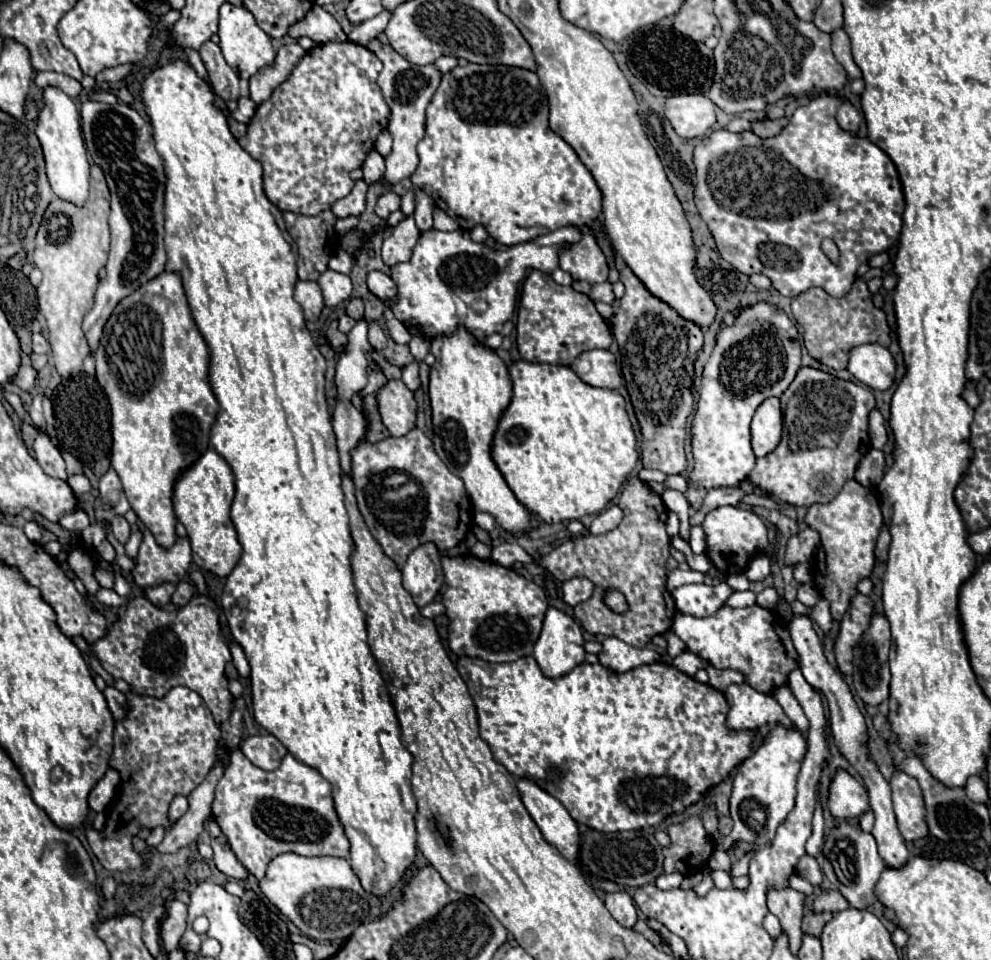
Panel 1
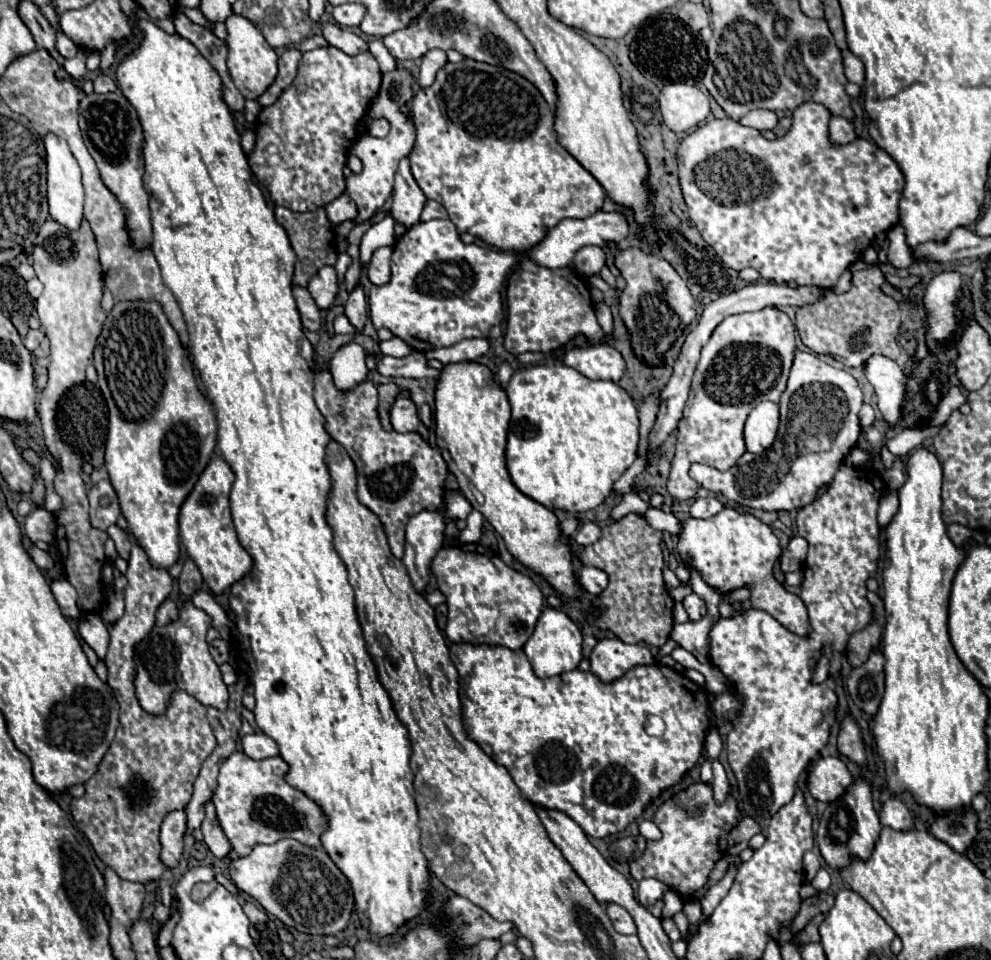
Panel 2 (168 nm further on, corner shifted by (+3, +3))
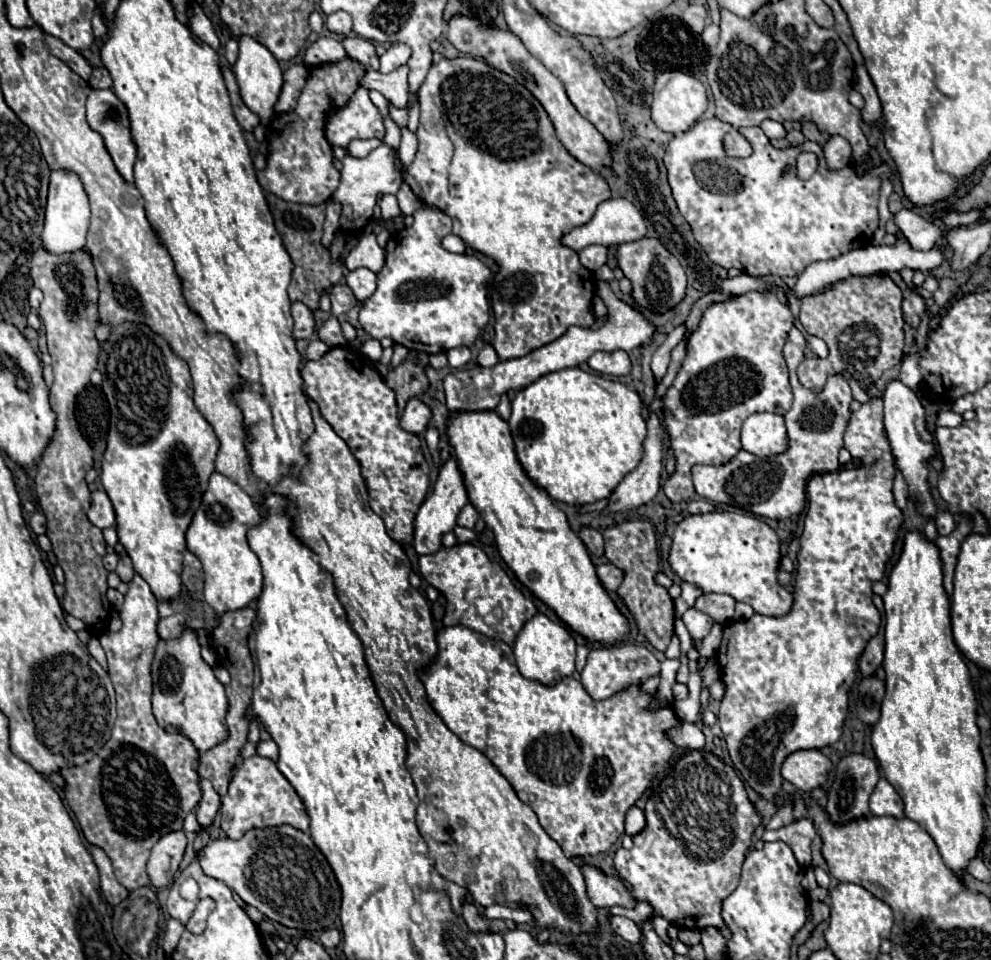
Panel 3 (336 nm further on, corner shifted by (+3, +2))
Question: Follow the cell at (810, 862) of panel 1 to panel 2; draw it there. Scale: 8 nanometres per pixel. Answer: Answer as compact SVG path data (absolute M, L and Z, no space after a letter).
M822 868L822 870L816 874L816 878L812 880L812 886L816 888L816 892L824 892L824 890L828 890L828 886L830 886L830 874Z

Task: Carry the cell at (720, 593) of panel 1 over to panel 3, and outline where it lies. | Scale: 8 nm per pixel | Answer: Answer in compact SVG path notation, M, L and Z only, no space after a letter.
M690 607L690 609L682 615L682 621L684 621L684 625L688 627L688 631L690 631L690 635L692 635L694 641L704 639L704 637L710 633L712 623L714 623L712 617L708 617L706 613L702 613L702 611L694 609L694 607Z

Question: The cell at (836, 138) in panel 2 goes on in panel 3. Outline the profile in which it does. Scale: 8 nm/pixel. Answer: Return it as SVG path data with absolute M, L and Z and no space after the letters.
M832 135L826 145L824 145L824 157L826 157L826 163L828 167L832 169L840 169L844 165L850 163L850 157L852 157L852 147L850 143L840 137L840 135Z

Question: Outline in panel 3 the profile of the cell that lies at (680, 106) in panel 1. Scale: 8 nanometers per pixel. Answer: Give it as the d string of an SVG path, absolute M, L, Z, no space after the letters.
M664 71L656 75L656 83L654 83L654 101L652 101L652 119L654 123L666 131L666 133L682 133L688 131L698 117L704 115L708 107L708 95L704 85L682 73L682 71Z

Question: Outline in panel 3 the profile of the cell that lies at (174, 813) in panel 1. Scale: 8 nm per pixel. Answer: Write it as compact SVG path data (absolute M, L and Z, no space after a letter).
M172 831L158 839L148 859L148 875L154 887L160 889L172 885L178 873L178 865L184 857L184 849L186 849L184 831Z

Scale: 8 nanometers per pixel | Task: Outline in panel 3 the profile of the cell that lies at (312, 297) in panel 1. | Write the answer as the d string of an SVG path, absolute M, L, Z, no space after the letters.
M300 301L292 303L292 317L294 317L294 337L296 339L308 339L314 335L316 321L314 321L312 311L304 303Z

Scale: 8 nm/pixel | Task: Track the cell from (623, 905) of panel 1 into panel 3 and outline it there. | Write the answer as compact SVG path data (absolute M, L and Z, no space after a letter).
M614 915L610 917L610 923L612 923L612 929L628 943L640 943L640 929L638 925L628 919L628 917L620 917L620 915Z

